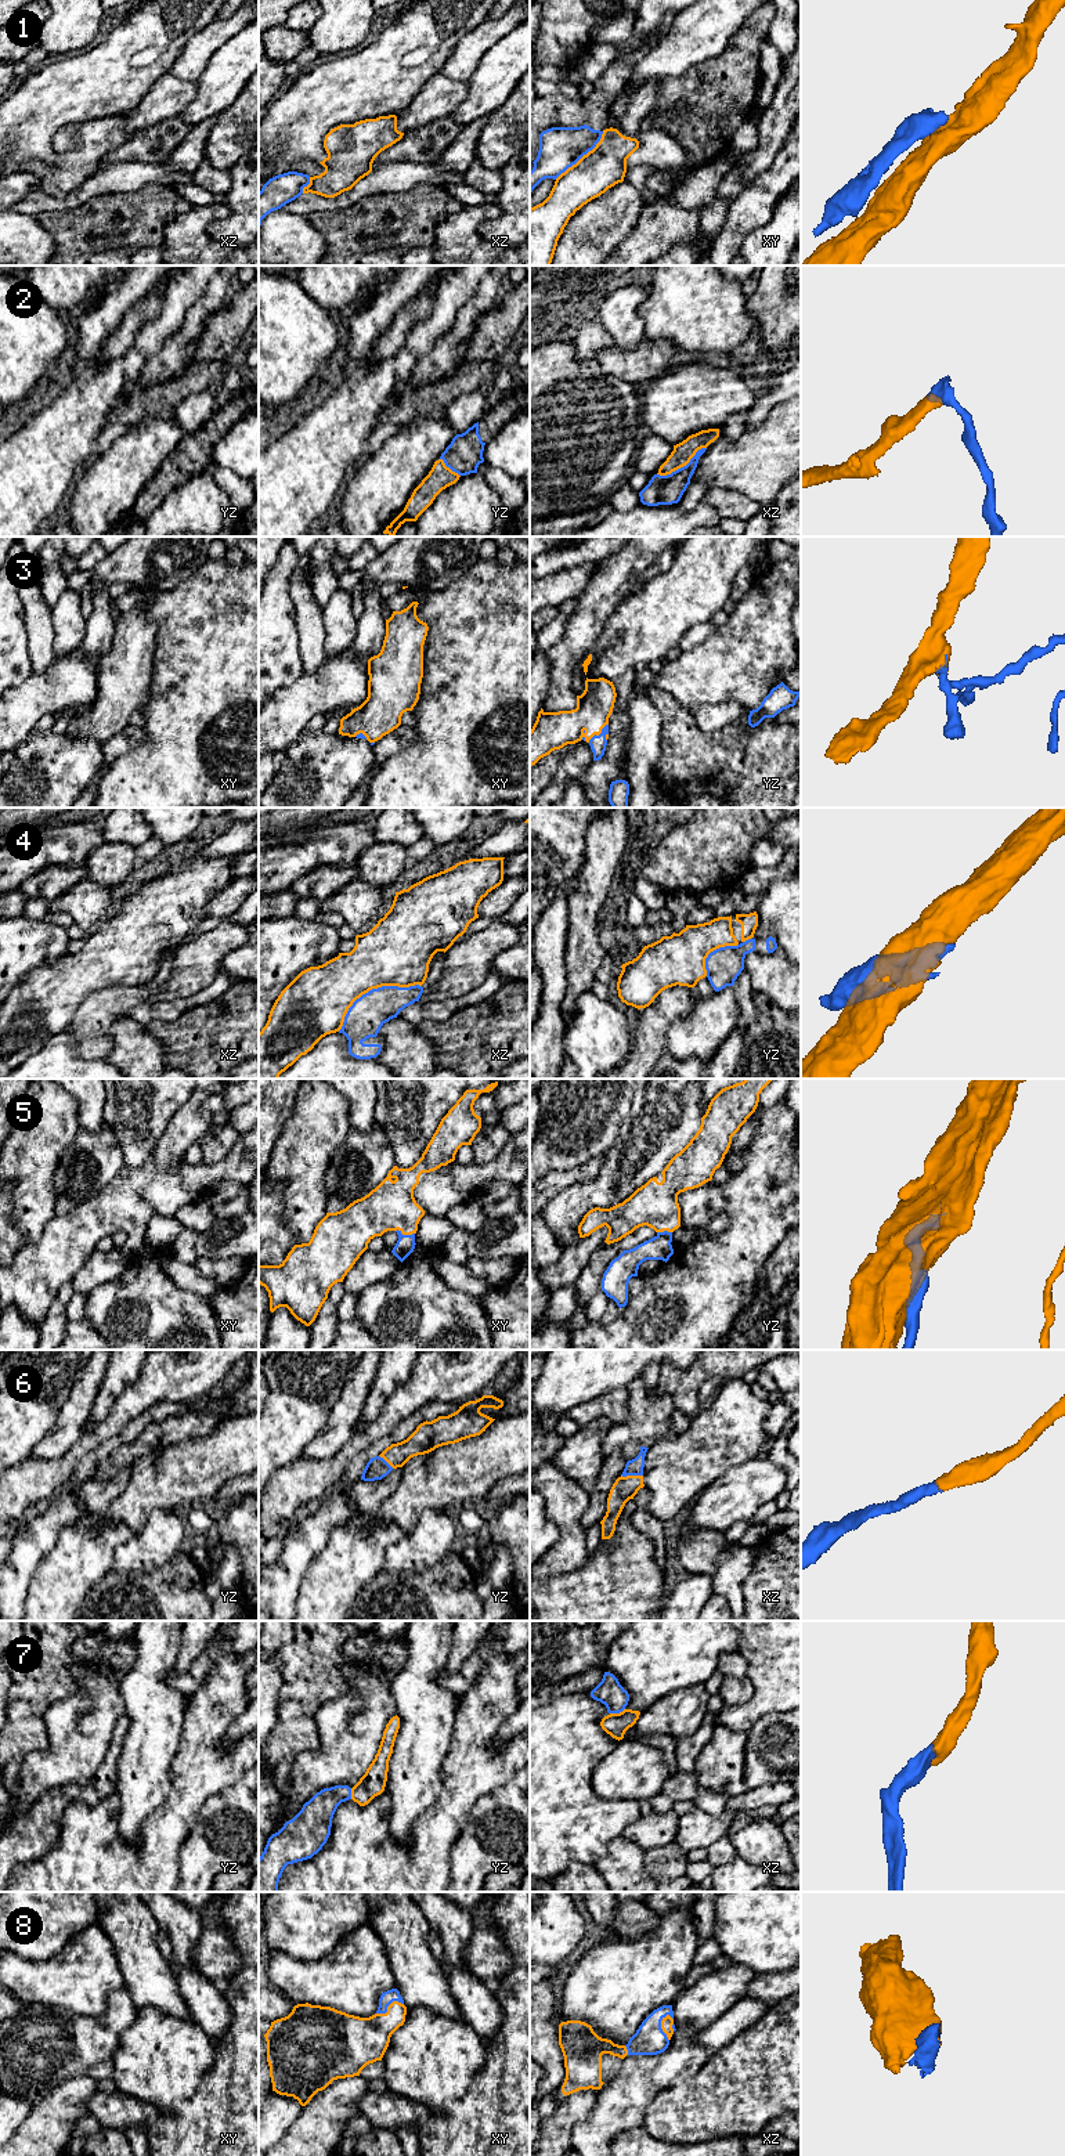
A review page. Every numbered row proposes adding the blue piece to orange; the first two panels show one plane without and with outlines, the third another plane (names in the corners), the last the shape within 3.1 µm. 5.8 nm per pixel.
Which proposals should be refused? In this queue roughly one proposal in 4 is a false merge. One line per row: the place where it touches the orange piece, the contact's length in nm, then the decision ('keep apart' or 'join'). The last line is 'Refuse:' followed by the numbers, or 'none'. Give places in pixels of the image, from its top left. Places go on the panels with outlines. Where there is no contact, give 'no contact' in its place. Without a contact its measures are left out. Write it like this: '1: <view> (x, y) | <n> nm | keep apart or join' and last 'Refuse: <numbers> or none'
1: xy (582, 156) | 400 nm | keep apart
2: xz (682, 466) | 340 nm | join
3: yz (598, 735) | 160 nm | join
4: xz (372, 988) | 550 nm | keep apart
5: xy (405, 1234) | 110 nm | join
6: xz (632, 1476) | 130 nm | join
7: xz (617, 1714) | 90 nm | join
8: xz (661, 2028) | 160 nm | join
Refuse: 1, 4

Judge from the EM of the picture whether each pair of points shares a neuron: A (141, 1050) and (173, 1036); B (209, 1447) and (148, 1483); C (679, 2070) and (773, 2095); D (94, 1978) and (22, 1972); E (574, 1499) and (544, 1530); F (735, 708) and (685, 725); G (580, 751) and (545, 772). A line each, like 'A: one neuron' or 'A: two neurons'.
A: two neurons
B: one neuron
C: two neurons
D: one neuron
E: two neurons
F: two neurons
G: two neurons

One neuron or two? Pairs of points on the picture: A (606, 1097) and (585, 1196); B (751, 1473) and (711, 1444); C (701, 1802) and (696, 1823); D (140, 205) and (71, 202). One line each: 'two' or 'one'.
A: two
B: two
C: two
D: two

